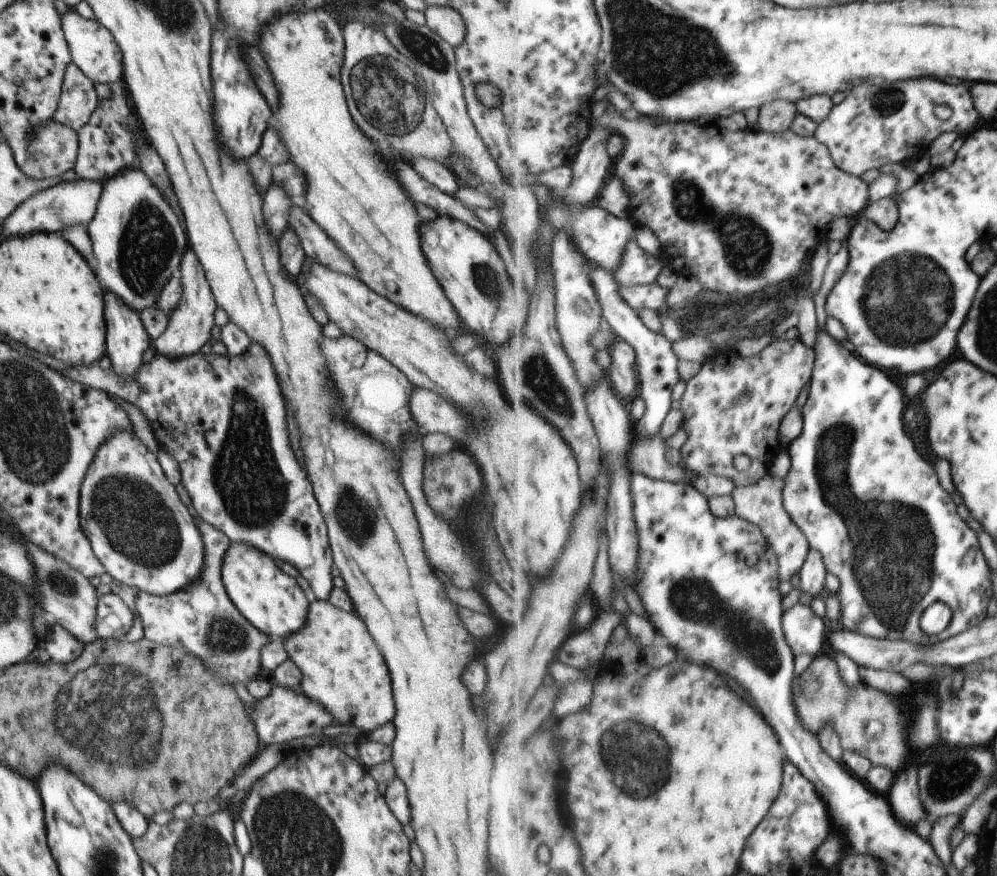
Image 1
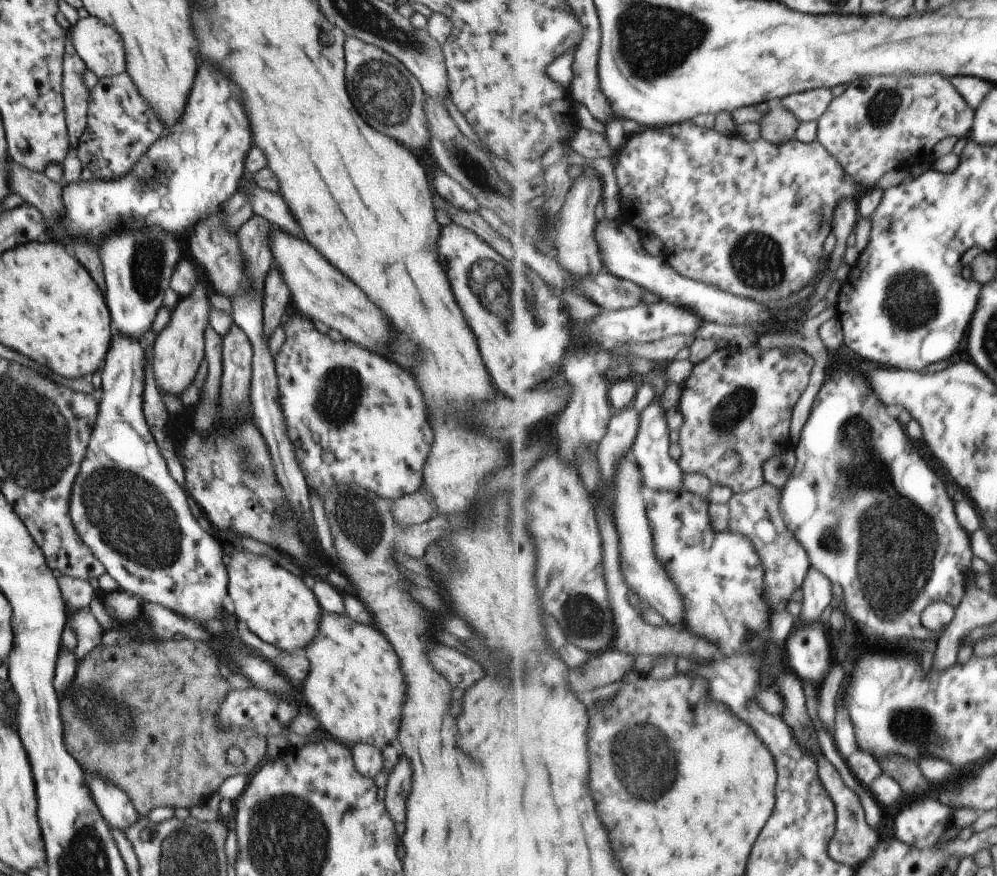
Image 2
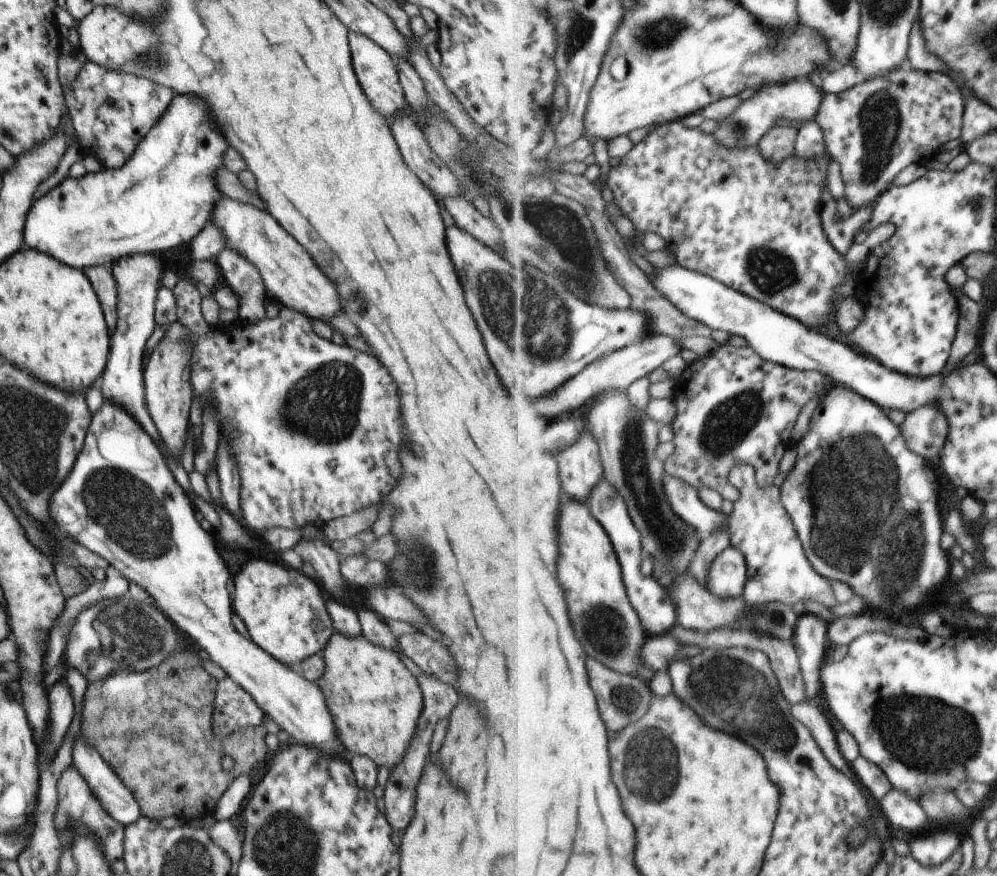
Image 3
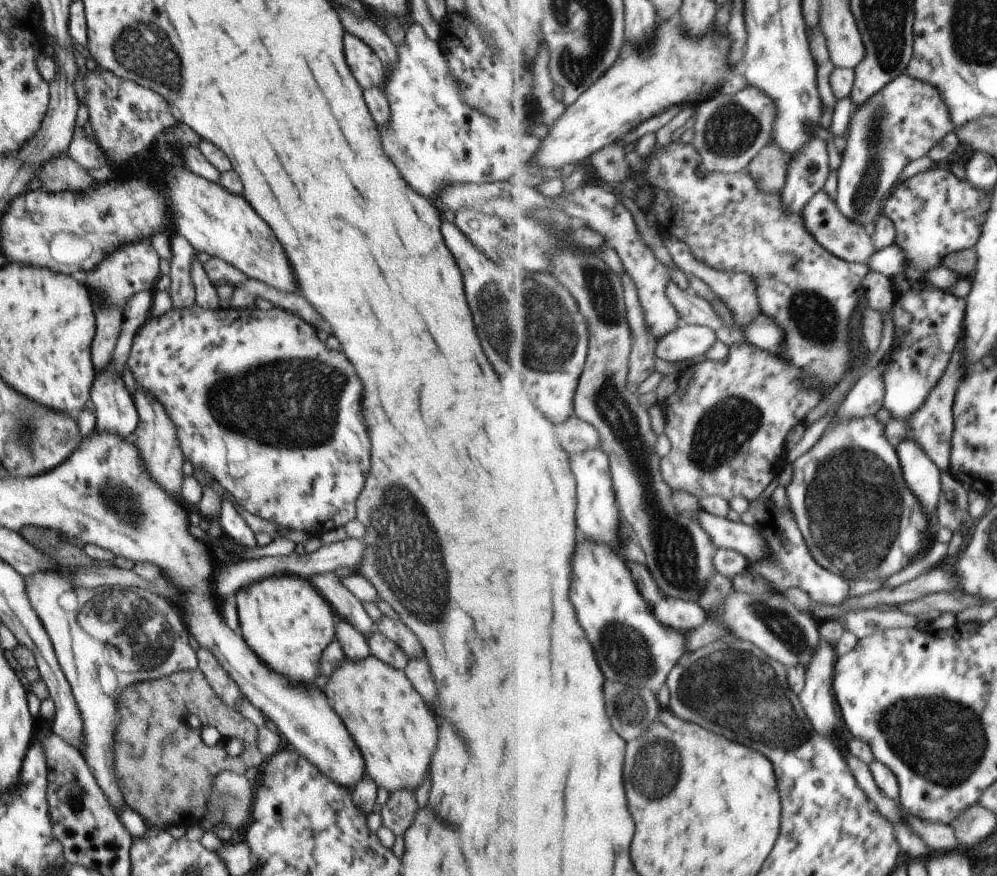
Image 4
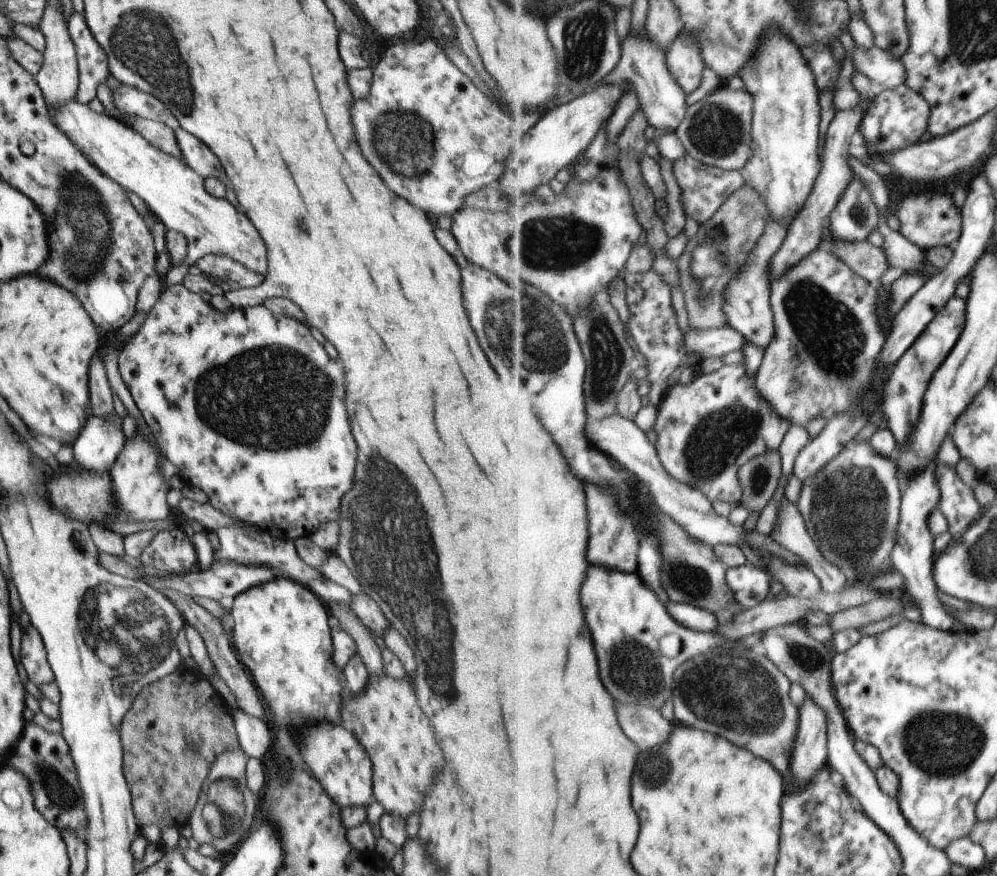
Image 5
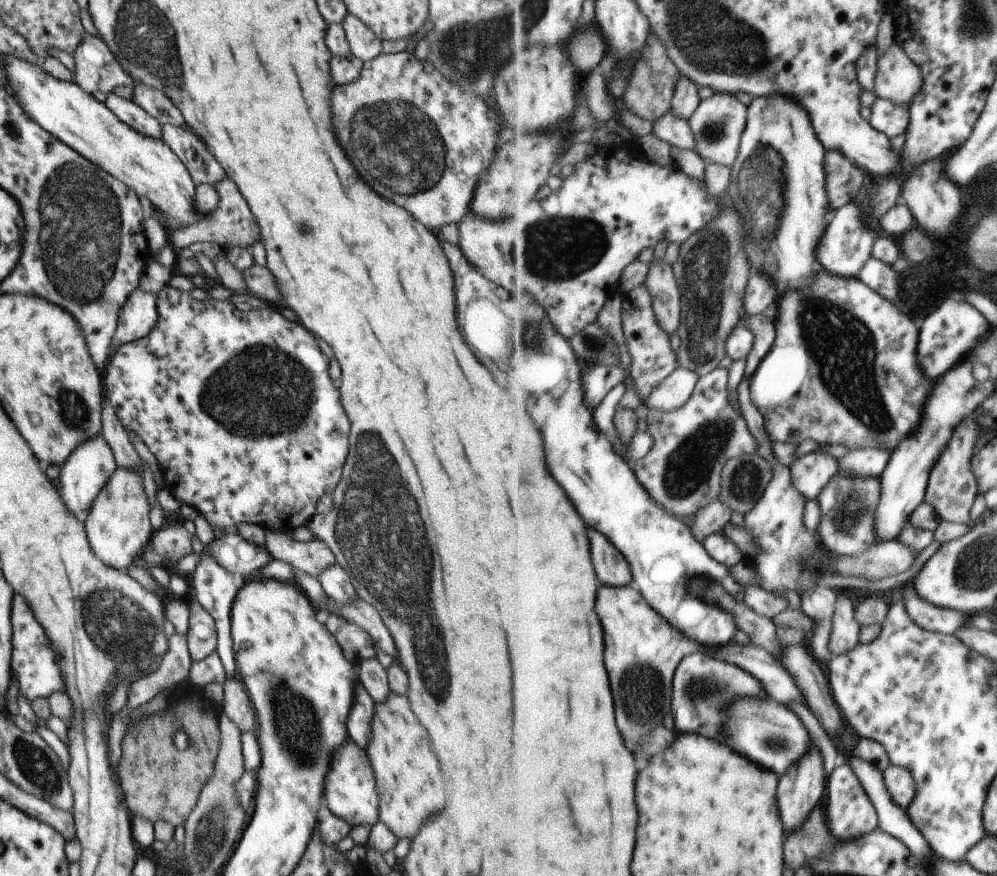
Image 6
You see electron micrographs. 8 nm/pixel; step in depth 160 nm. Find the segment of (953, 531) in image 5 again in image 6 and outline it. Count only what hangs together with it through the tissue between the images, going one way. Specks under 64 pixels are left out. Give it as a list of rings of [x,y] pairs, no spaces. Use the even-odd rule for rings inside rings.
[[[969,420],[969,422],[963,422],[954,432],[955,436],[950,438],[946,449],[931,471],[924,501],[933,505],[942,520],[960,522],[969,526],[972,524],[971,506],[975,504],[980,487],[977,486],[978,480],[972,469],[972,458],[981,430],[975,422]]]

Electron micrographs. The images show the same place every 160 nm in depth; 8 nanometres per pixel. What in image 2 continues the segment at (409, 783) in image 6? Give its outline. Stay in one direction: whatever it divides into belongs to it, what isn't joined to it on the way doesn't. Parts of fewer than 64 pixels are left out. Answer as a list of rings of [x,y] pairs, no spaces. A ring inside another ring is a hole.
[[[322,612],[317,636],[307,648],[301,650],[309,662],[306,682],[301,686],[303,698],[315,714],[323,734],[331,734],[331,738],[343,746],[367,743],[382,751],[389,742],[396,744],[395,736],[399,734],[399,708],[403,702],[403,676],[397,666],[397,656],[387,644],[387,640],[373,628],[365,624],[357,624],[346,615],[327,614]]]

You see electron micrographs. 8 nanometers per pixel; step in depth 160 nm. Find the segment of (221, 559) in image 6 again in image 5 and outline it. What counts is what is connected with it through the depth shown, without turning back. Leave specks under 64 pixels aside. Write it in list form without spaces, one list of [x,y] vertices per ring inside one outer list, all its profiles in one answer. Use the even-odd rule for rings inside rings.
[[[234,526],[219,527],[215,533],[219,540],[219,548],[213,555],[214,560],[223,559],[247,566],[265,565],[271,568],[275,578],[277,576],[285,577],[298,583],[301,582],[302,585],[306,586],[309,584],[309,580],[325,579],[317,569],[303,563],[299,559],[291,541],[279,540],[269,536],[267,533],[259,536],[253,532],[247,532],[243,527]]]

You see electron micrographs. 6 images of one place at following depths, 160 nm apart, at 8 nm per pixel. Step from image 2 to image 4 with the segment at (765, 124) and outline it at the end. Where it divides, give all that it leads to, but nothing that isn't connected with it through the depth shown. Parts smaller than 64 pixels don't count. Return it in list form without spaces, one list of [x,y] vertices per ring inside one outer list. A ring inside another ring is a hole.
[[[769,143],[750,162],[749,170],[763,192],[781,193],[786,185],[789,160],[779,145]]]

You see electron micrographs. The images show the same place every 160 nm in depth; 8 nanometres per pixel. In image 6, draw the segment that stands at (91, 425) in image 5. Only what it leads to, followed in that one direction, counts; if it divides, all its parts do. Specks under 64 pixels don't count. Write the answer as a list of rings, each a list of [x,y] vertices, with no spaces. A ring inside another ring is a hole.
[[[100,434],[78,444],[76,448],[77,450],[69,454],[69,458],[59,470],[59,494],[63,500],[62,504],[67,506],[66,509],[71,514],[82,517],[87,513],[86,508],[92,503],[117,466],[106,440]]]

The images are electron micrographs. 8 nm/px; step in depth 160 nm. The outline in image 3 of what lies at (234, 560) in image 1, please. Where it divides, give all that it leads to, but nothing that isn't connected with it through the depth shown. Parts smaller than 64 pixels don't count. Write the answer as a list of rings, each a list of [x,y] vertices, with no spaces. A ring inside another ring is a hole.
[[[249,560],[241,564],[239,572],[231,577],[232,613],[245,626],[247,636],[266,654],[283,665],[295,668],[300,661],[320,652],[333,632],[332,623],[325,609],[325,595],[318,584],[301,572],[285,568],[282,562],[271,560]]]

